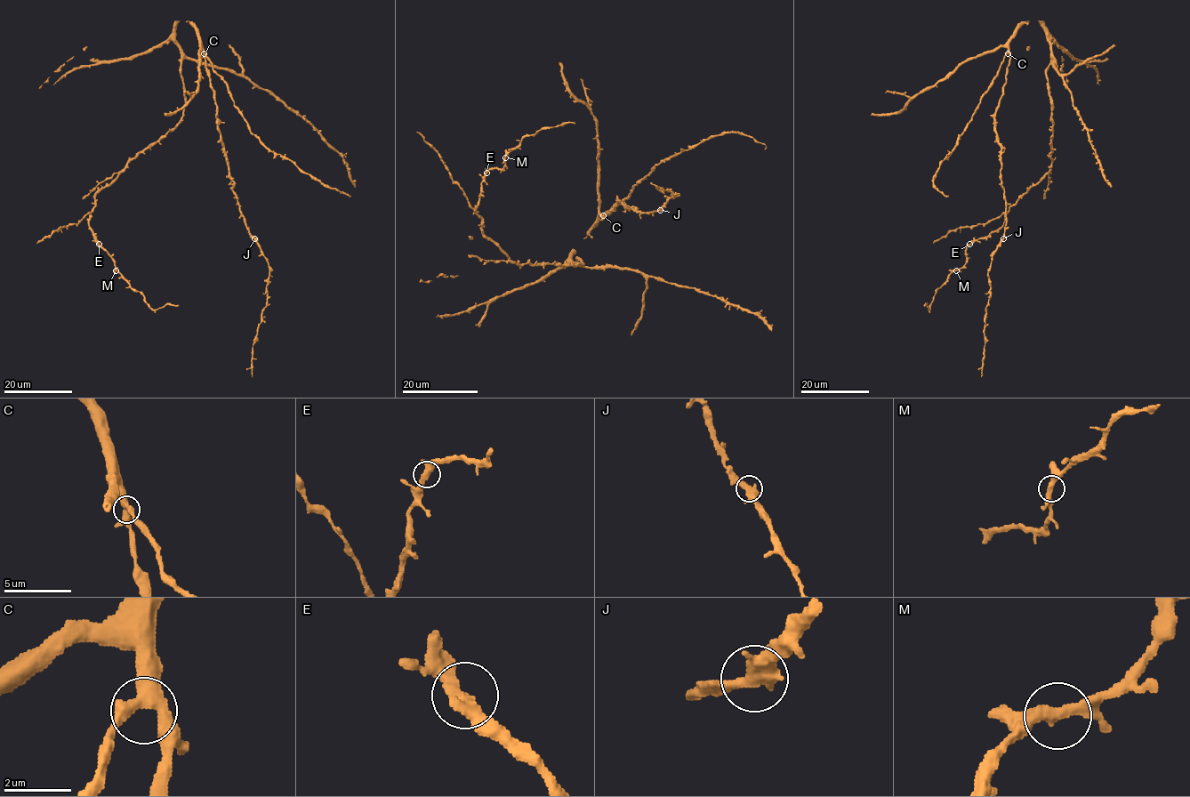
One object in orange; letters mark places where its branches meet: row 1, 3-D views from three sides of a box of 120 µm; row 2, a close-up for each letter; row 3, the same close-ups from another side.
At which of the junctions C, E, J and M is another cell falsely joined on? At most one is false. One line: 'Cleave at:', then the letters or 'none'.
Cleave at: none

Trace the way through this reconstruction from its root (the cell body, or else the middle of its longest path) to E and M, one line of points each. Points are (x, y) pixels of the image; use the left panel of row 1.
E: (175, 30), (180, 54), (180, 78), (185, 99), (182, 119), (141, 150), (96, 194), (89, 226), (99, 244)
M: (175, 30), (185, 99), (182, 119), (141, 150), (96, 194), (90, 214), (93, 237), (111, 257), (116, 270)

